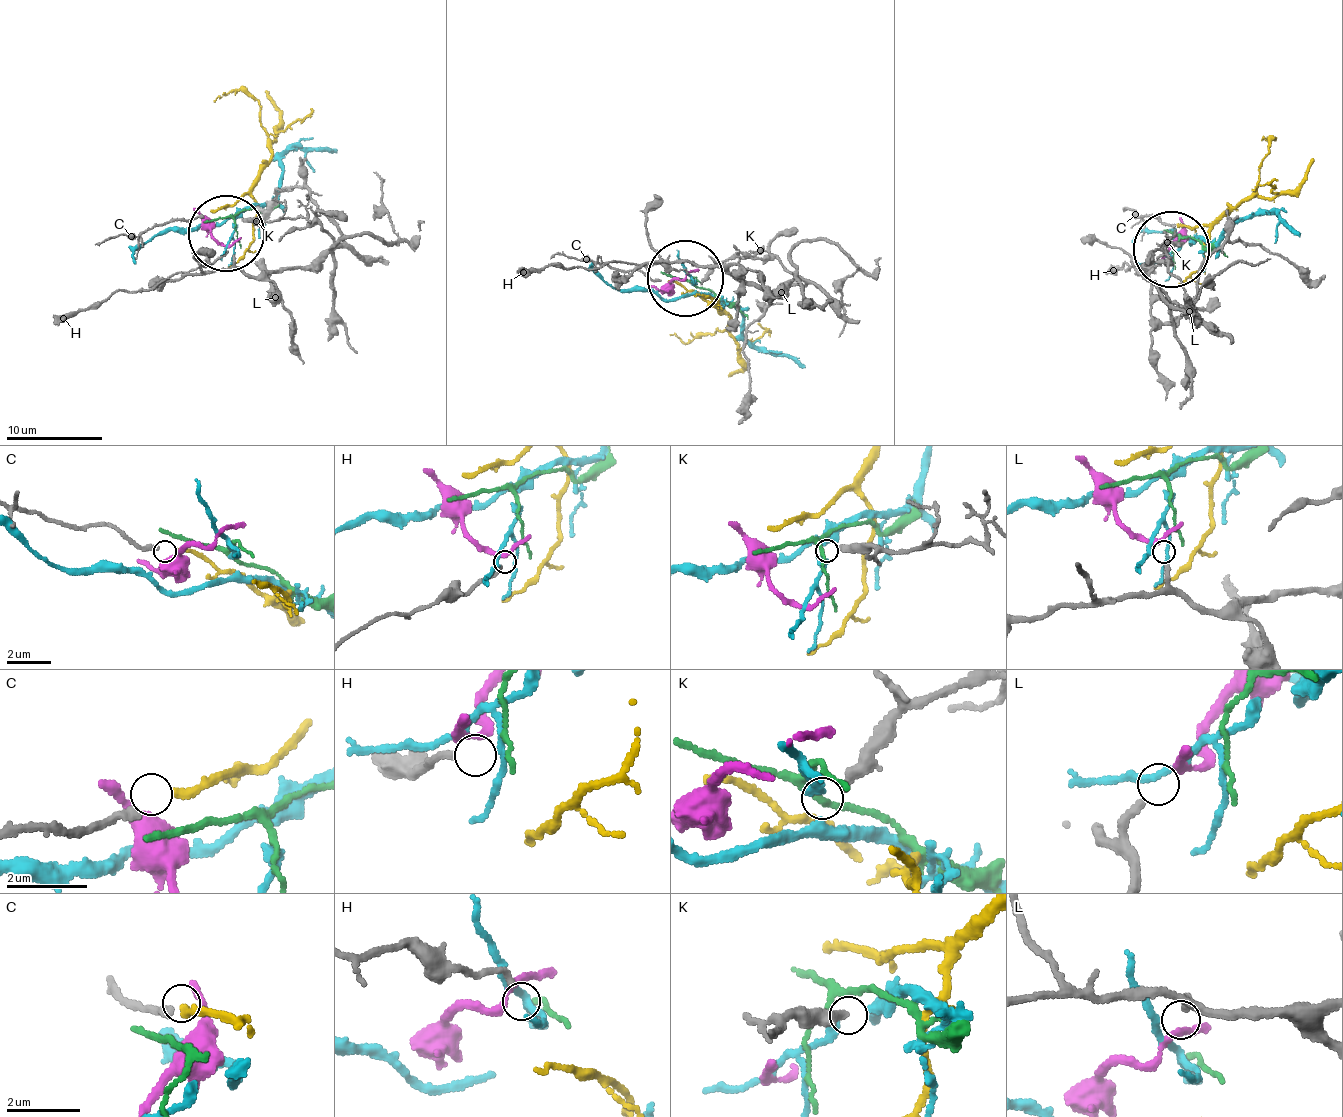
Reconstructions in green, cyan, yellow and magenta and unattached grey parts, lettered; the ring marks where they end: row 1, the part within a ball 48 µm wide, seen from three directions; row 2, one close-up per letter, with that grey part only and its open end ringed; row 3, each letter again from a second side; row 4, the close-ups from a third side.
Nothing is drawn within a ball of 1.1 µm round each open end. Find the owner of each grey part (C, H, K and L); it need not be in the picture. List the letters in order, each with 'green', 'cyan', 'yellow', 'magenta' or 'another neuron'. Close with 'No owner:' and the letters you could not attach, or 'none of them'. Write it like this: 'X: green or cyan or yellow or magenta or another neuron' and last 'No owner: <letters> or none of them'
C: yellow
H: another neuron
K: cyan
L: magenta
No owner: H

